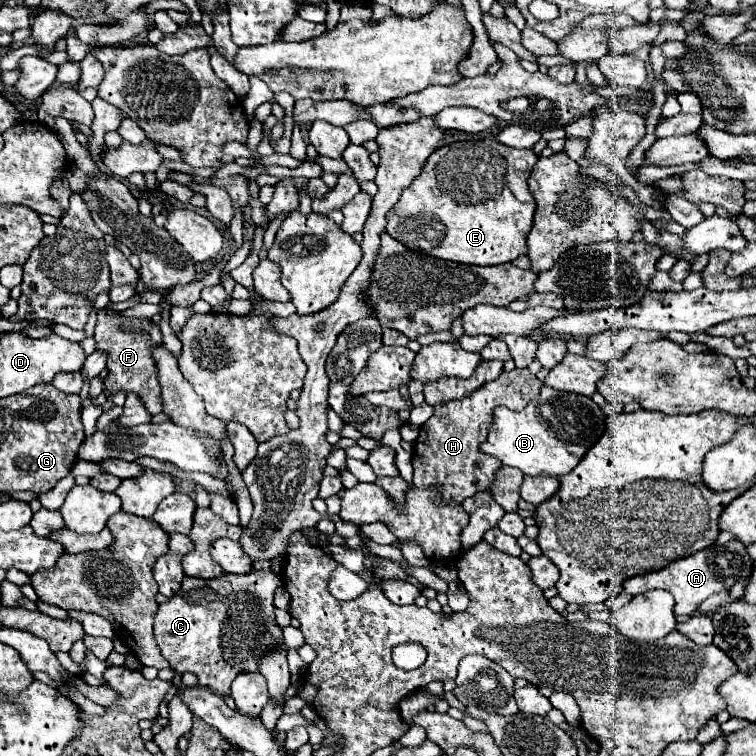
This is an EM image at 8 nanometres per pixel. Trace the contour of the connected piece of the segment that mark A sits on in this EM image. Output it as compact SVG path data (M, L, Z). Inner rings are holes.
M728 541L724 545L714 543L714 545L694 553L690 557L684 557L684 559L670 563L668 567L664 567L660 571L652 571L652 573L646 573L646 575L632 577L624 583L624 591L630 593L632 597L646 593L650 589L670 591L676 599L674 613L676 615L692 615L704 599L708 599L714 593L728 591L736 581L750 577L750 573L752 573L752 559L750 559L746 547L740 541Z

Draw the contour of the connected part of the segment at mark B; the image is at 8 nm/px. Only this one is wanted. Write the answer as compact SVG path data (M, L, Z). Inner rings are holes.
M542 387L538 399L534 399L524 411L496 407L488 441L482 443L480 449L498 457L502 465L518 467L524 475L562 477L578 465L586 451L604 435L606 427L608 417L590 397Z

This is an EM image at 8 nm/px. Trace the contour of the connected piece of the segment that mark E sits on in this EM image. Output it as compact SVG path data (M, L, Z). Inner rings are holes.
M477 139L472 141L458 141L458 143L450 143L450 145L444 145L440 149L436 149L422 173L404 189L404 193L400 195L398 203L388 211L386 219L388 219L388 235L392 235L396 241L400 241L402 245L406 245L408 249L412 251L422 251L426 255L432 255L432 257L438 257L438 259L448 259L448 261L456 261L456 263L468 263L468 265L502 265L502 263L510 263L514 261L516 257L528 253L528 245L526 245L526 235L528 231L532 229L532 215L534 215L534 209L536 209L536 203L534 203L534 197L532 193L528 191L528 177L530 177L530 171L534 167L534 161L538 159L538 155L532 151L532 149L512 149L512 147L506 147L506 145L500 145L496 139Z

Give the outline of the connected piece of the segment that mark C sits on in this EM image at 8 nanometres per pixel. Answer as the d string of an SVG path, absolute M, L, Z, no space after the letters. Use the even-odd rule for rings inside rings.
M252 571L248 575L224 573L216 579L184 577L180 591L158 607L154 617L154 635L164 659L176 673L194 673L200 687L214 693L228 695L230 683L238 673L258 673L260 657L266 657L272 649L284 647L284 635L274 615L274 591L282 585L282 579L272 571Z

